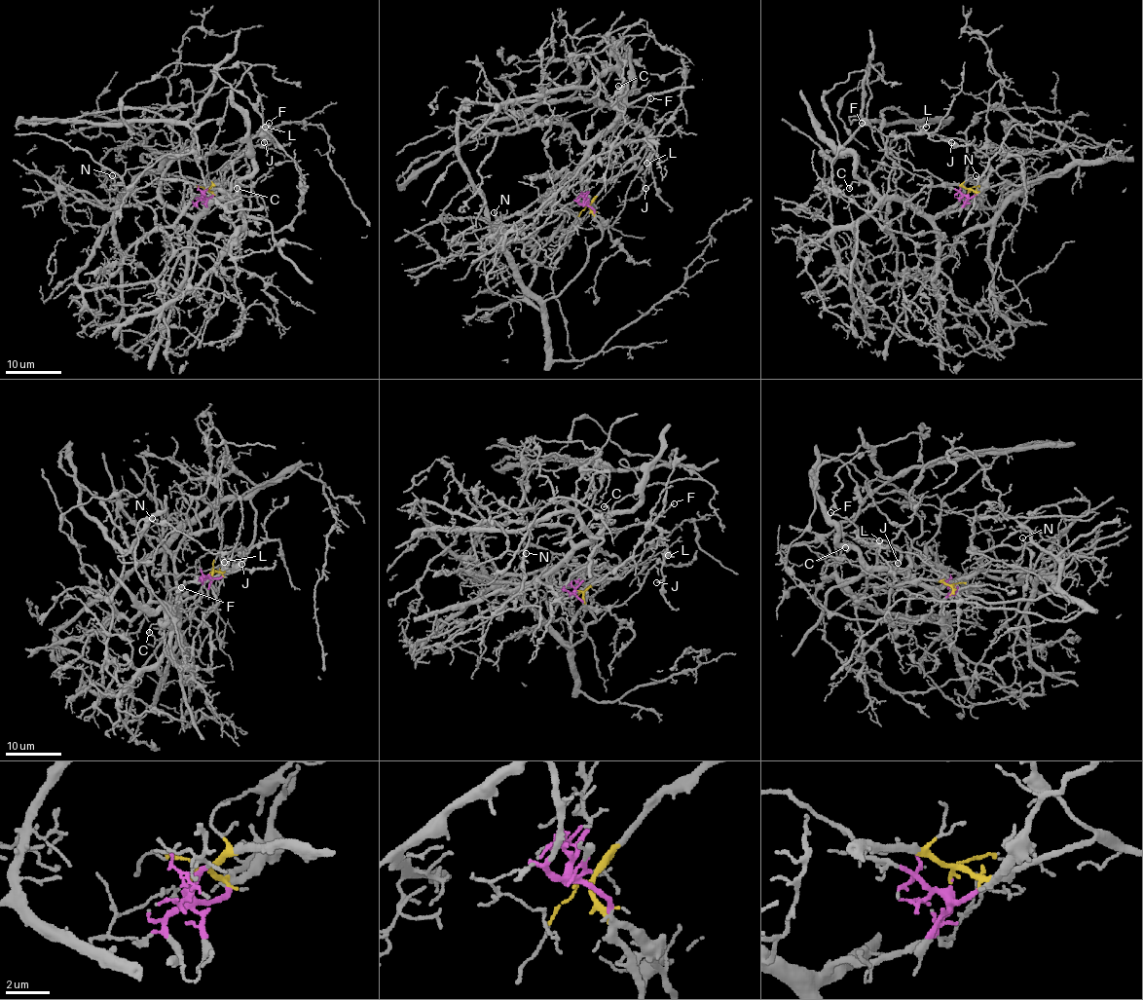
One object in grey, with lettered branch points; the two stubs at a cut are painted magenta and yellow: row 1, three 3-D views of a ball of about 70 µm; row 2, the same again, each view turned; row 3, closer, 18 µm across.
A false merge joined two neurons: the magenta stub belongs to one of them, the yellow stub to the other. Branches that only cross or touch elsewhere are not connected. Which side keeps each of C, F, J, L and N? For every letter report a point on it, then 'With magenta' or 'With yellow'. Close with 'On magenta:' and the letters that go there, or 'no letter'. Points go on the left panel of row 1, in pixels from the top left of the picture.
C: Place: (237, 188). With magenta
F: Place: (269, 123). With magenta
J: Place: (264, 142). With magenta
L: Place: (265, 127). With magenta
N: Place: (112, 175). With magenta
On magenta: C, F, J, L, N

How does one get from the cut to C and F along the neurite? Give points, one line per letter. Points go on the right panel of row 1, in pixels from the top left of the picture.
C: (968, 193), (965, 203), (955, 210), (926, 215), (884, 199), (861, 181), (853, 181), (848, 189)
F: (968, 193), (955, 210), (930, 215), (894, 201), (887, 194), (893, 161), (886, 154), (886, 137), (861, 124)

